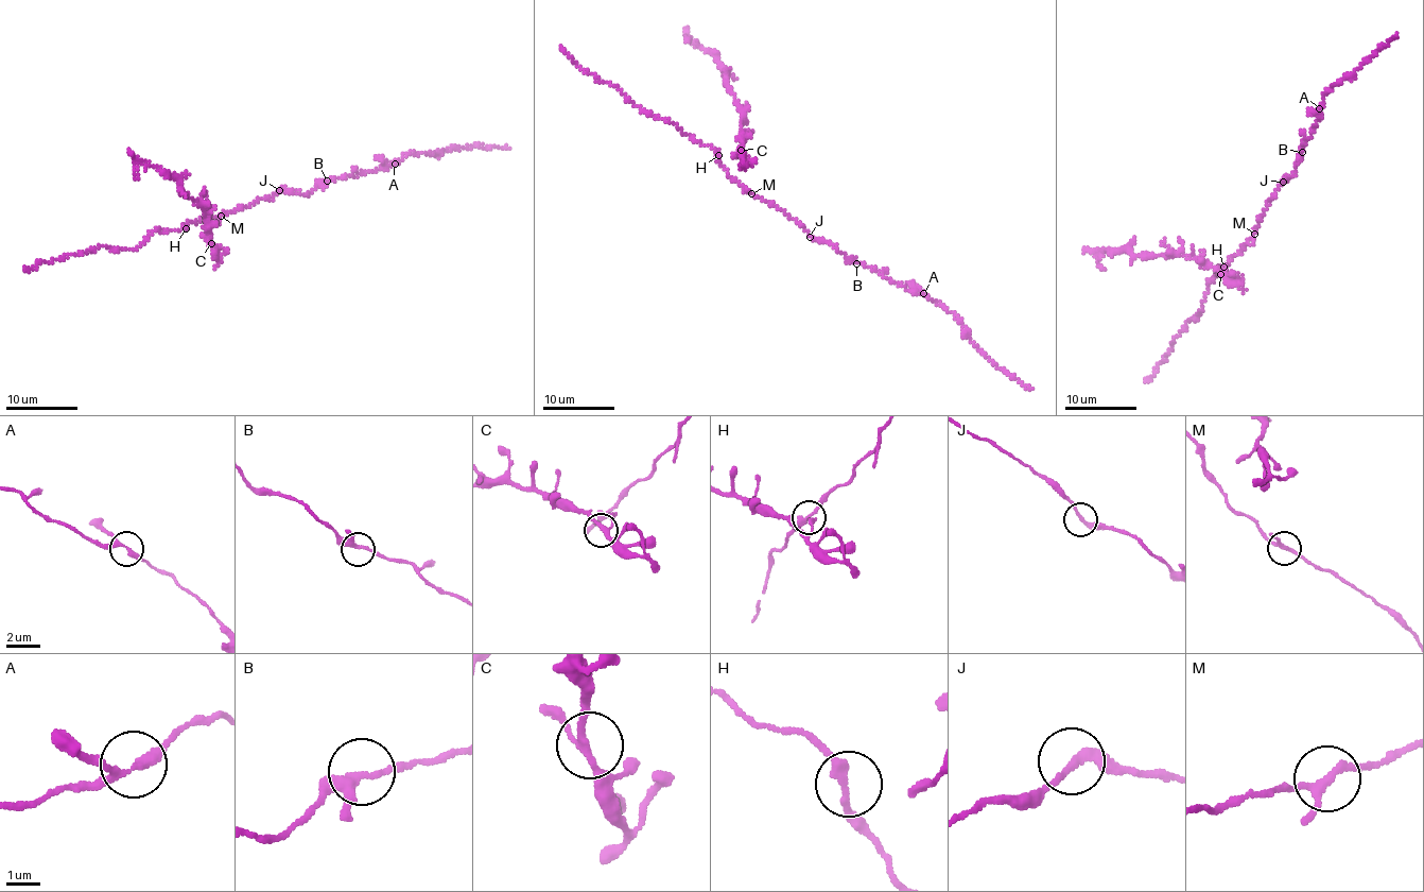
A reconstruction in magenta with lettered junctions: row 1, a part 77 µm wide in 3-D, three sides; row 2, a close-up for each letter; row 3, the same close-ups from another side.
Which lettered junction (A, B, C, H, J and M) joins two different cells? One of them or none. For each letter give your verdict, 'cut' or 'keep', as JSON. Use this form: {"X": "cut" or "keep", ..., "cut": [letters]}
{"A": "keep", "B": "keep", "C": "keep", "H": "keep", "J": "keep", "M": "keep", "cut": []}

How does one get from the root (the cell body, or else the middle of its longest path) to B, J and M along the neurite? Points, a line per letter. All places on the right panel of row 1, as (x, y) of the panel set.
B: (1269, 202), (1283, 179), (1295, 170), (1302, 152)
J: (1269, 202), (1283, 182)
M: (1269, 202), (1254, 234)

